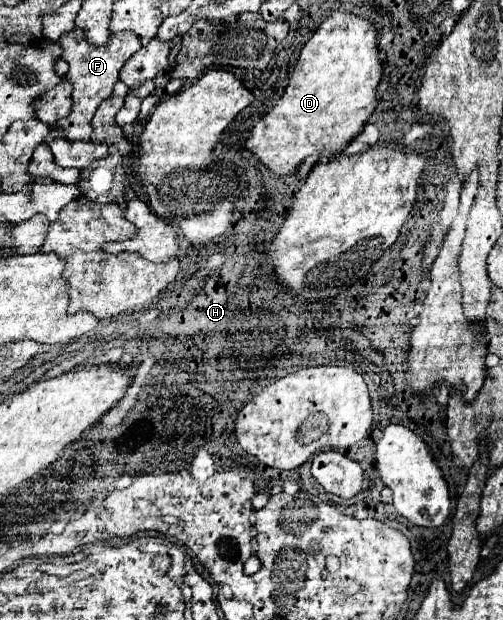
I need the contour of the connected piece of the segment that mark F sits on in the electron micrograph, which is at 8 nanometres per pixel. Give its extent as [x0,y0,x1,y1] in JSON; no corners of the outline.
[57,28,141,140]

